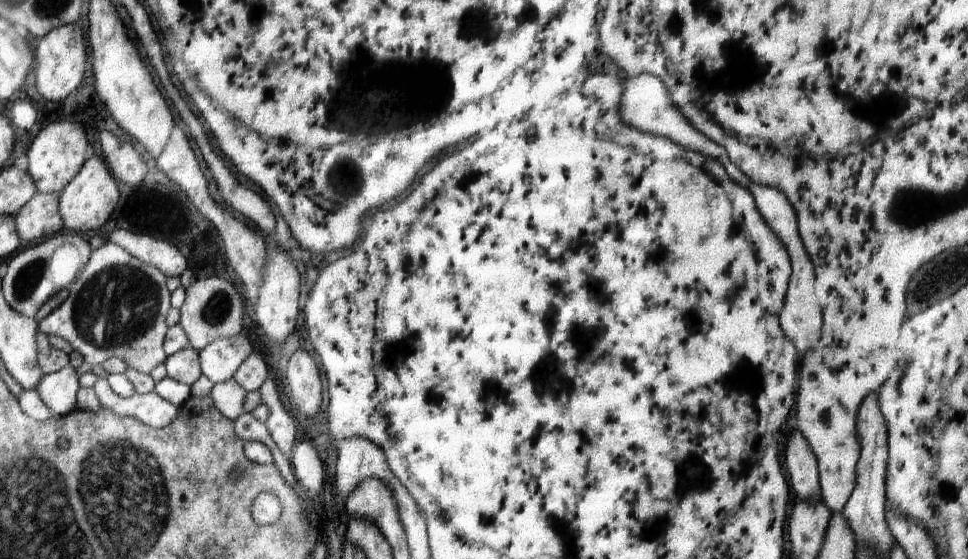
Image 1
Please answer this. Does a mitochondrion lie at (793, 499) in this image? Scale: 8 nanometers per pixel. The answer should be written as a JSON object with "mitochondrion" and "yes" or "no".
{"mitochondrion":"no"}

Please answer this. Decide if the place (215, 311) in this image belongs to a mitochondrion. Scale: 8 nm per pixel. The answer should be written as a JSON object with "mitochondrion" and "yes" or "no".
{"mitochondrion":"yes"}

